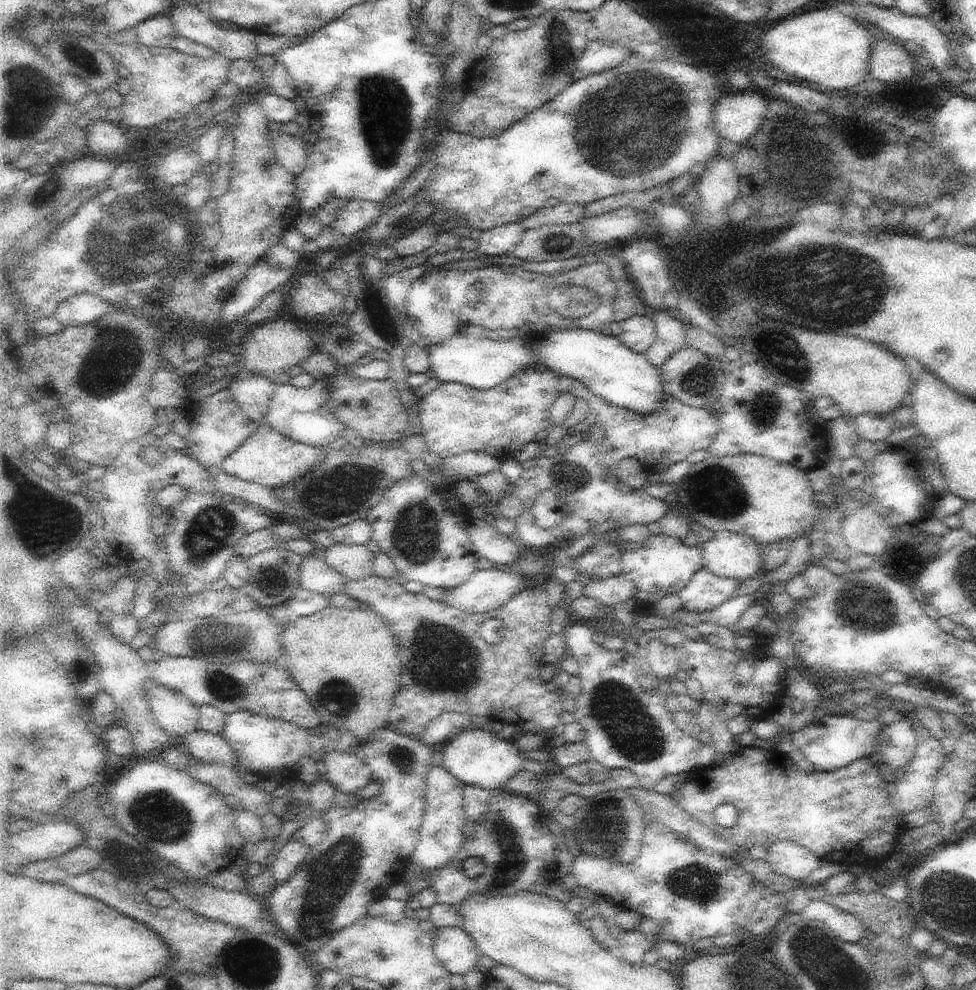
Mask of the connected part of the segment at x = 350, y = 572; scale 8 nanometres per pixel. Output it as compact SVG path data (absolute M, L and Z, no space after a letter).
M334 543L321 552L329 567L337 570L348 581L361 581L375 574L375 553L365 545Z

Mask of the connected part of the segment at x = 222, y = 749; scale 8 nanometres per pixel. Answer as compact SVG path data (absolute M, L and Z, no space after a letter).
M198 727L180 738L183 750L189 752L192 758L198 761L218 763L225 767L235 767L238 764L233 748L219 734Z

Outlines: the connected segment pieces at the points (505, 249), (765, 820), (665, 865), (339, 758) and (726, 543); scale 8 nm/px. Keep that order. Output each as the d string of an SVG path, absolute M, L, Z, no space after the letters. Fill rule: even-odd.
M520 222L492 227L481 234L478 250L486 256L513 255L525 230Z
M911 719L911 723L917 734L917 751L907 772L899 774L895 782L896 792L891 797L886 790L888 784L878 772L878 759L875 756L862 757L835 771L806 774L785 753L753 746L736 751L726 763L714 762L707 769L692 770L688 781L670 795L684 806L686 812L702 820L708 829L732 841L739 849L749 850L757 842L768 849L772 843L786 839L809 848L824 861L876 868L889 858L892 851L896 851L899 832L901 834L905 826L905 816L913 810L933 806L935 778L947 757L941 741L936 740L920 720ZM719 804L733 804L738 811L737 822L732 827L718 826L714 810Z
M654 820L654 822L647 824L644 827L643 837L641 838L641 847L639 850L639 855L634 862L631 863L621 863L613 861L612 859L607 859L598 855L590 854L579 854L575 857L575 861L572 867L571 874L576 878L579 886L582 888L588 888L588 890L596 895L597 897L604 897L606 900L614 903L618 909L628 909L628 910L636 910L643 916L648 918L652 918L657 924L660 925L661 934L669 939L672 939L673 942L677 944L682 944L682 946L686 946L688 949L691 949L700 938L714 938L715 936L720 936L722 934L735 934L738 932L740 935L746 932L750 932L752 938L760 938L760 936L766 936L766 934L770 934L774 928L776 928L776 924L784 918L784 916L788 913L788 895L783 895L782 893L774 892L770 890L767 886L764 886L761 882L758 882L751 874L748 874L747 870L744 870L732 857L726 858L726 856L722 856L717 853L706 853L704 849L701 849L697 846L692 840L684 840L682 838L682 834L670 827L664 825L659 820Z
M326 751L321 758L326 766L325 777L337 791L354 795L372 781L372 771L359 754L348 754L340 751Z
M716 531L702 544L705 567L716 576L736 580L762 577L763 556L756 543L744 533Z

